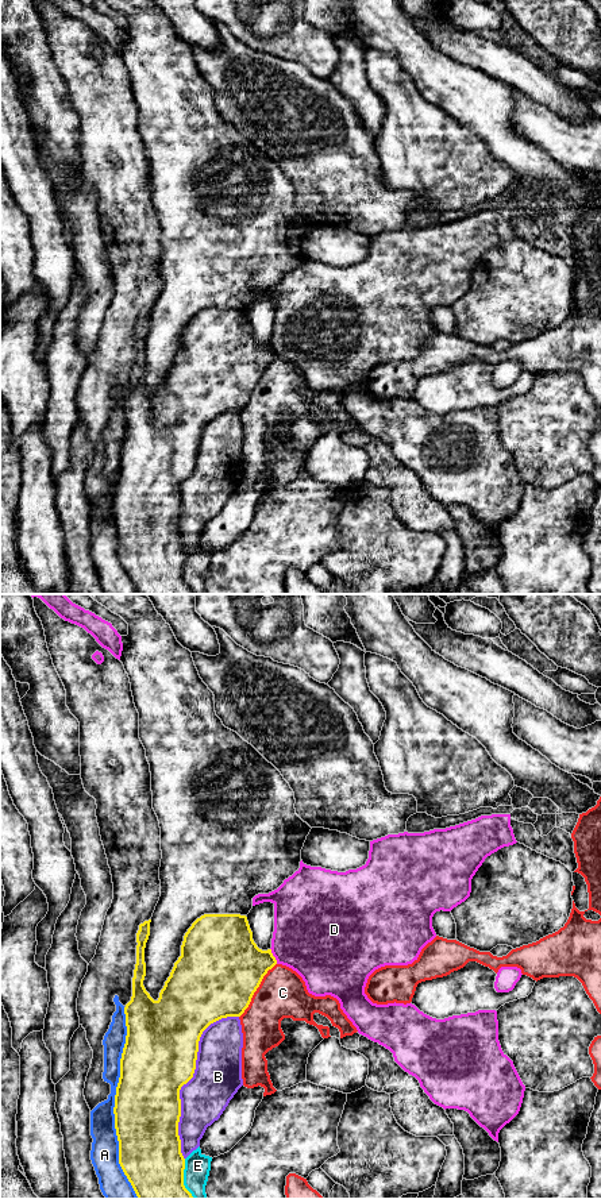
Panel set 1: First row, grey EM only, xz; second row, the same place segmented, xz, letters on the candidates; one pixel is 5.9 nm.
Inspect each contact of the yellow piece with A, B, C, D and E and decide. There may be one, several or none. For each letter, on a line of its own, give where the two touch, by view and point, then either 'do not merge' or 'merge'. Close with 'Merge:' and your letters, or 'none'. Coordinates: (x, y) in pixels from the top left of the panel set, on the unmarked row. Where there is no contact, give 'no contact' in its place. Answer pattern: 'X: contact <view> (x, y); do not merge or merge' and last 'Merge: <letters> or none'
A: contact xz (115, 498); do not merge
B: contact xz (191, 473); do not merge
C: contact xz (255, 385); do not merge
D: contact xz (273, 351); do not merge
E: contact xz (183, 574); do not merge
Merge: none

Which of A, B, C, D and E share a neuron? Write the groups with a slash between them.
A / B / C / D / E

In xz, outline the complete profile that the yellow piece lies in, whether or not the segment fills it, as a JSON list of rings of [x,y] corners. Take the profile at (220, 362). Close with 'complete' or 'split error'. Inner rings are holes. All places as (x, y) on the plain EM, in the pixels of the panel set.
[[[204,309],[184,331],[181,351],[154,396],[143,381],[146,371],[145,343],[150,331],[150,317],[139,320],[136,328],[136,359],[132,373],[132,392],[124,402],[127,431],[120,454],[120,473],[115,490],[115,524],[119,536],[119,559],[138,594],[194,594],[184,581],[185,554],[181,548],[178,517],[181,512],[180,485],[194,469],[199,436],[213,417],[227,412],[240,412],[263,371],[277,355],[271,344],[262,346],[253,335],[246,311]]] | complete

